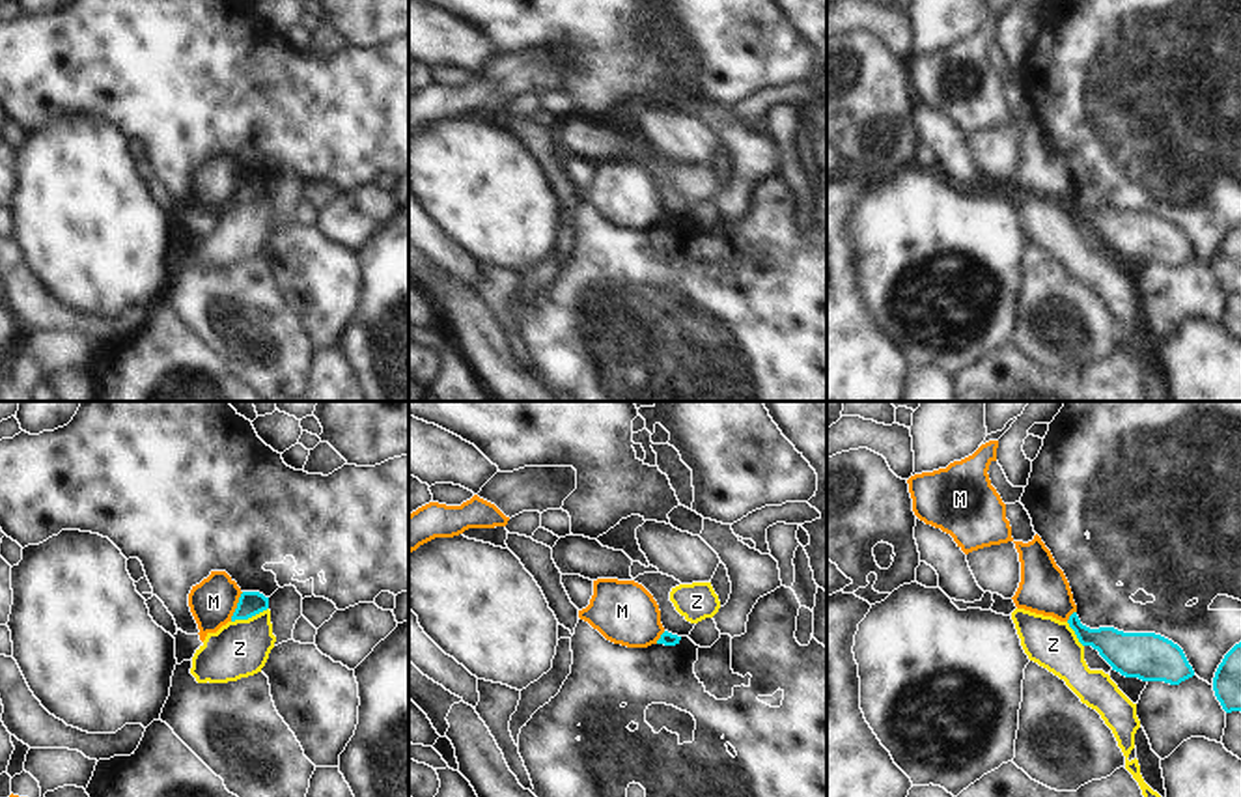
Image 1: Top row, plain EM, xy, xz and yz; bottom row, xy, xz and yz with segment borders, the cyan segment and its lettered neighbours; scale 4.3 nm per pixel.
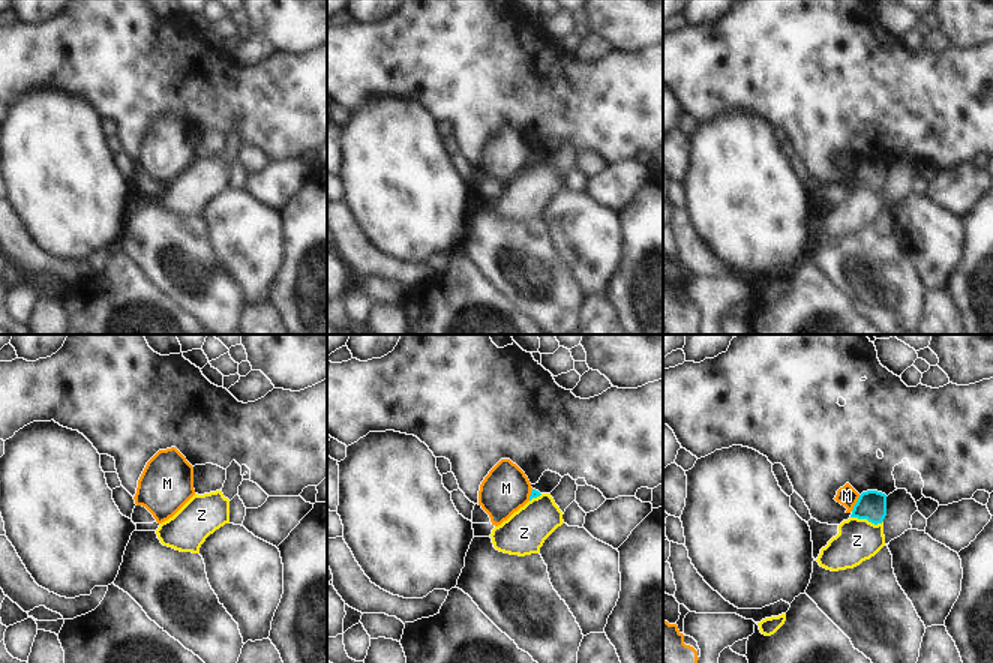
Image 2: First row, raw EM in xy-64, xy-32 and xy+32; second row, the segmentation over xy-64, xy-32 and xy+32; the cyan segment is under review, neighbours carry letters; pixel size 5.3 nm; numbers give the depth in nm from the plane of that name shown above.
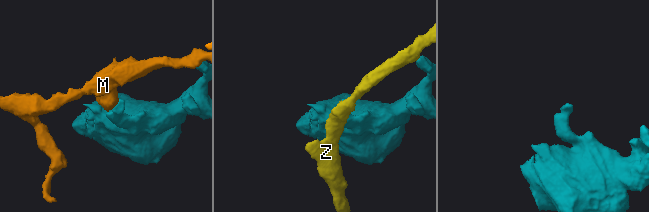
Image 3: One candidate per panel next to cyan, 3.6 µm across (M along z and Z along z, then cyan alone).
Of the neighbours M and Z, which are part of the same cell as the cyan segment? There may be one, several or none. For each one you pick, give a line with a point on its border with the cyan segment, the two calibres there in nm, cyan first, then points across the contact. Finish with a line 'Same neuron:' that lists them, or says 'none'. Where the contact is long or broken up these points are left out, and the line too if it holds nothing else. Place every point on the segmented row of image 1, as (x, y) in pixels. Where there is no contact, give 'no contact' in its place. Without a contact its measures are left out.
Same neuron: none

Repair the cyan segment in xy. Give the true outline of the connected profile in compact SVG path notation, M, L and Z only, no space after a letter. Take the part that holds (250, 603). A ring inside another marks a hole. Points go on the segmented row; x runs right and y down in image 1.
M243 592L237 603L237 608L231 616L235 620L248 620L269 608L269 597L259 592Z

